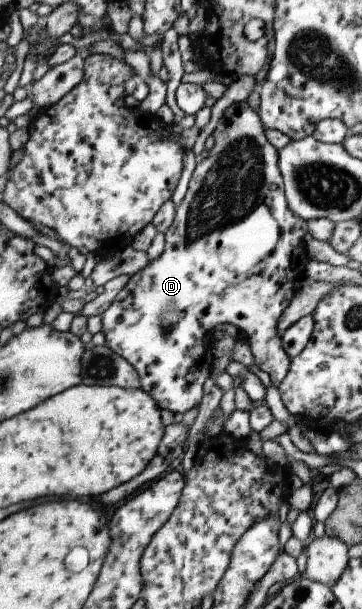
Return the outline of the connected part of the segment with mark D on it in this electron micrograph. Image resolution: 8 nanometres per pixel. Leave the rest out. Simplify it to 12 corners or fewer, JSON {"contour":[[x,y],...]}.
{"contour":[[232,104],[163,252],[100,314],[160,409],[235,325],[276,387],[305,280],[258,114]]}

